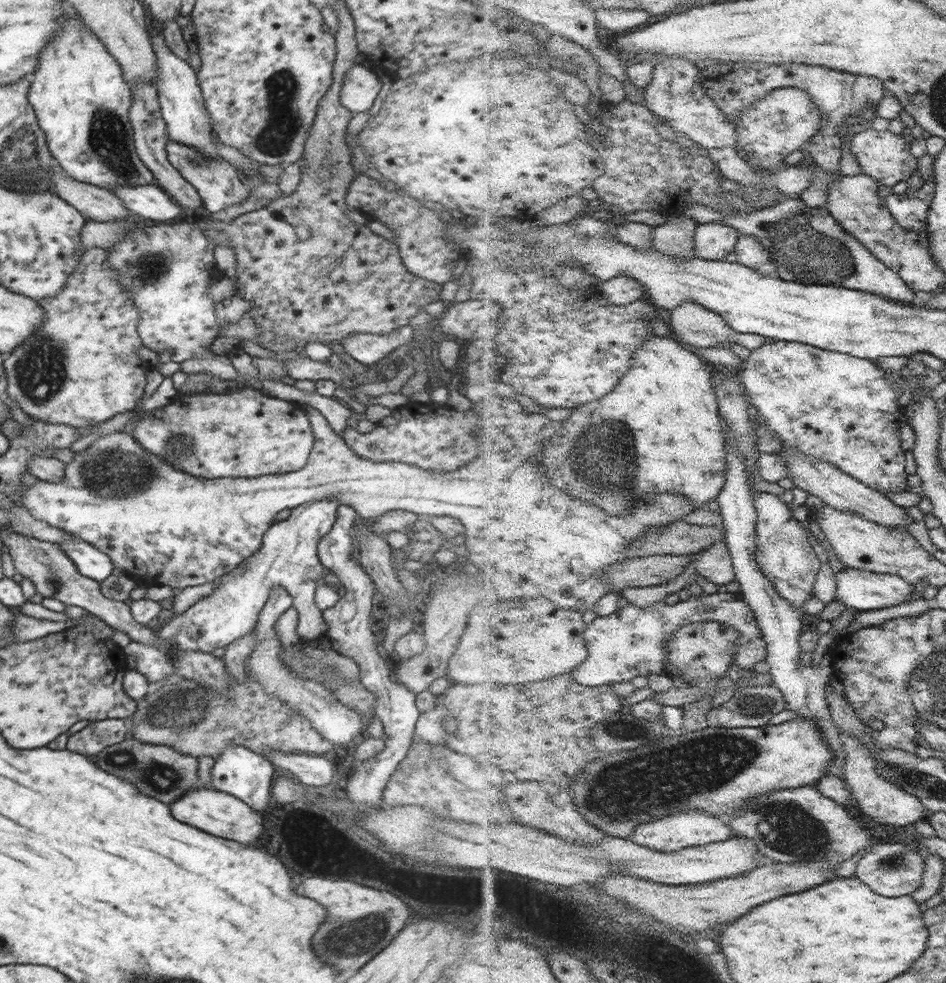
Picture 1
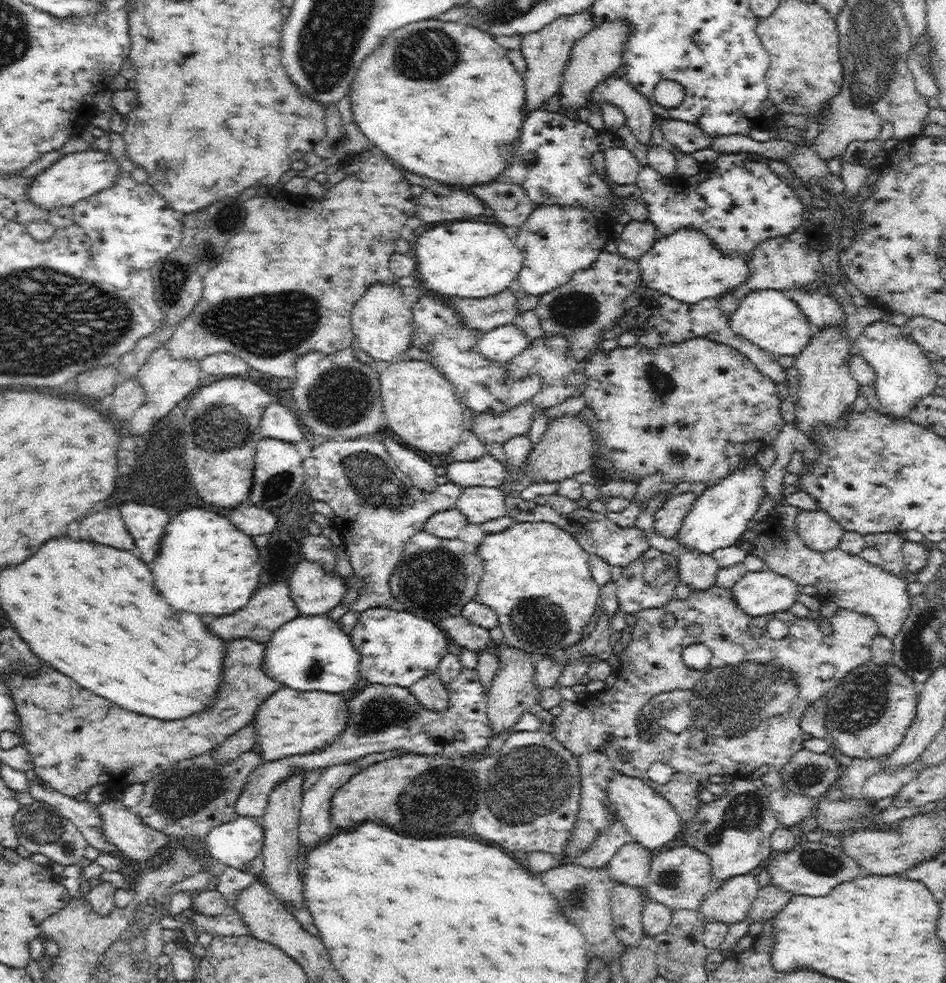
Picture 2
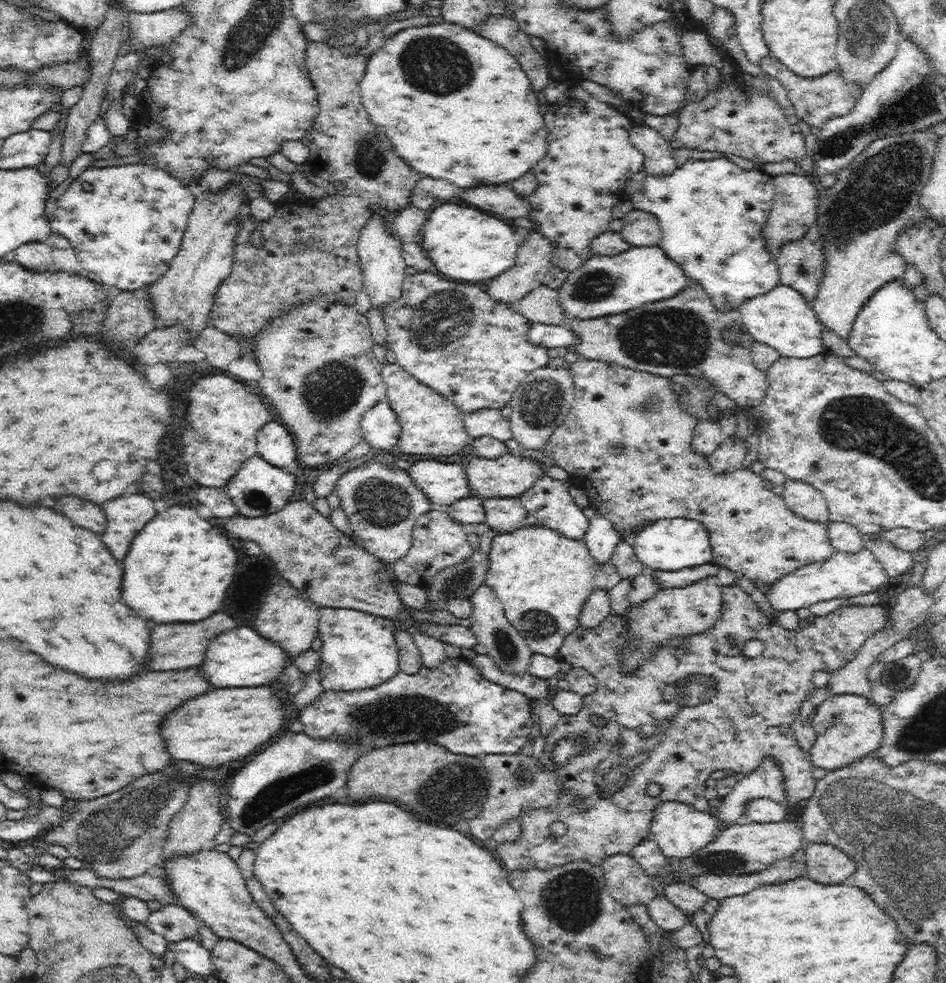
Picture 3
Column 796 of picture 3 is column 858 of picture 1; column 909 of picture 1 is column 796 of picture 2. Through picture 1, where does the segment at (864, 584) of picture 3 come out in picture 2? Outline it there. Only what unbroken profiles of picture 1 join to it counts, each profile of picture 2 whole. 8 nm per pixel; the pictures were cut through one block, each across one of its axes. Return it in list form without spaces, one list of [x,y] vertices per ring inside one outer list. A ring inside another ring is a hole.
[[[766,568],[761,571],[746,572],[745,576],[733,589],[738,603],[744,607],[746,613],[754,616],[767,616],[778,612],[786,612],[795,602],[803,599],[803,595],[800,593],[802,586],[797,580],[782,576]]]

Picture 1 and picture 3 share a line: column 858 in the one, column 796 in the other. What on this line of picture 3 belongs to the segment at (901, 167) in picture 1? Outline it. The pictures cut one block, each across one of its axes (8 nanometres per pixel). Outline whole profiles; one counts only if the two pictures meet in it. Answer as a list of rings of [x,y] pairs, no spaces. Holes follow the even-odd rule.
[[[736,68],[730,76],[719,74],[720,84],[714,90],[707,90],[706,96],[700,102],[685,102],[682,108],[678,109],[676,116],[679,126],[675,132],[680,144],[686,148],[697,148],[698,150],[709,150],[710,152],[720,152],[724,156],[738,156],[746,158],[754,166],[760,168],[767,162],[778,162],[786,158],[791,158],[802,162],[802,168],[806,172],[812,168],[812,156],[806,154],[803,134],[794,133],[793,118],[790,112],[784,109],[770,94],[766,87],[749,84],[745,79],[745,72]]]

